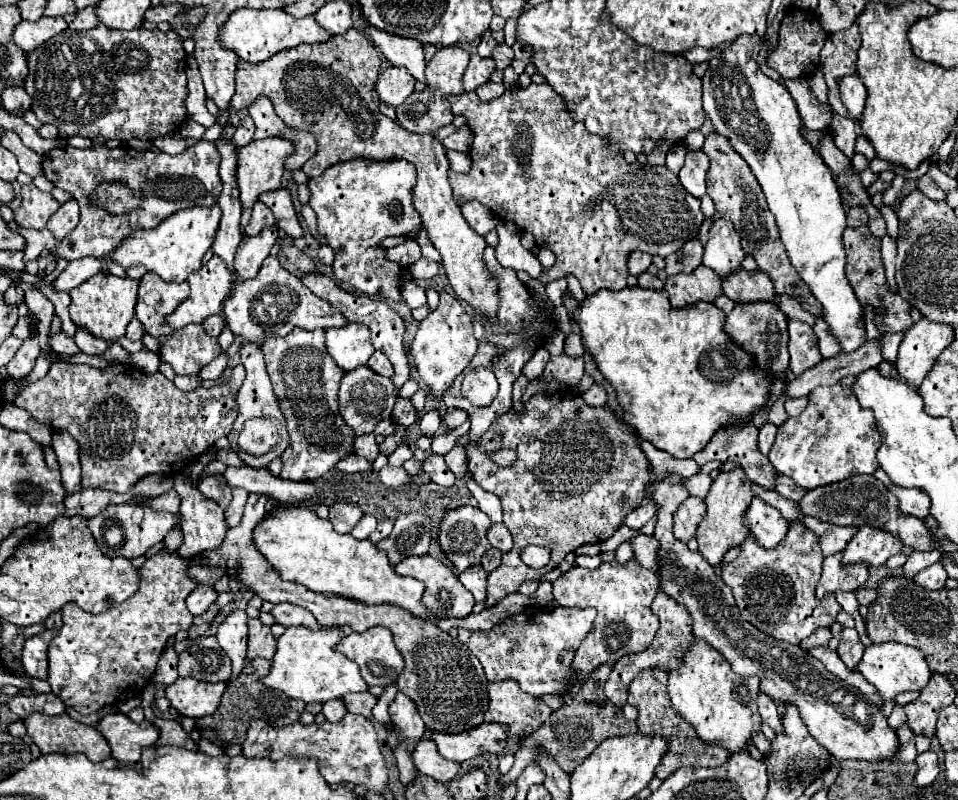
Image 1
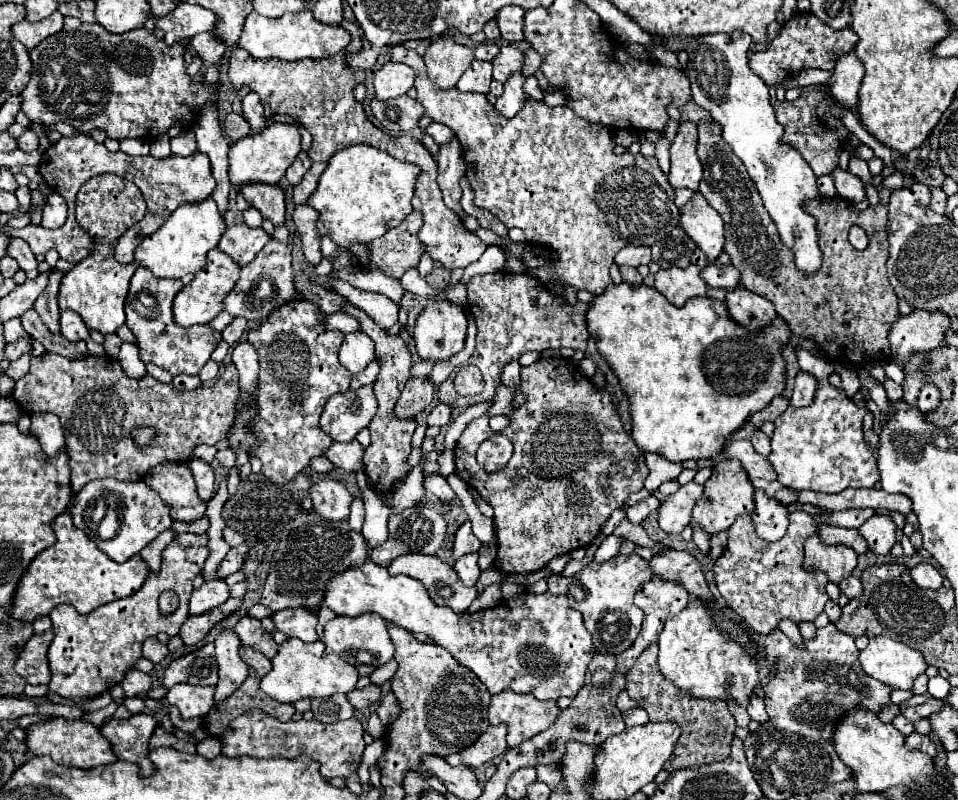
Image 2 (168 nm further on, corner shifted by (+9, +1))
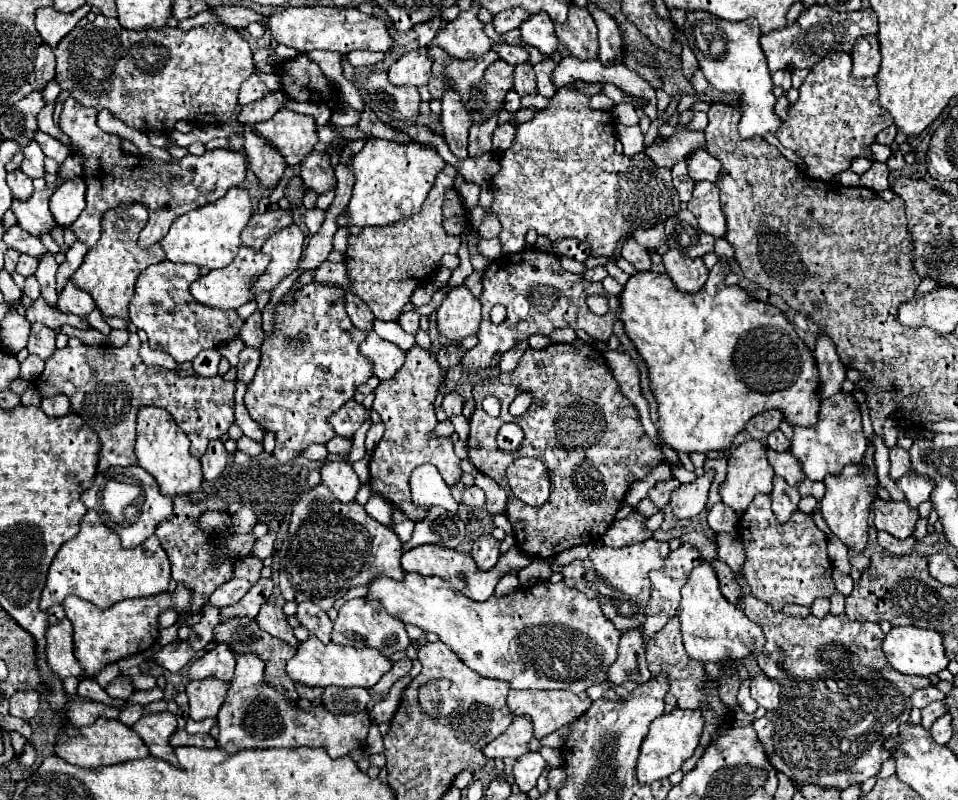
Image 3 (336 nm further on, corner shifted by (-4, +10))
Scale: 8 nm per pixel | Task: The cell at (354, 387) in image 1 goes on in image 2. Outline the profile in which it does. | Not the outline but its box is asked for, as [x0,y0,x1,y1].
[319,387,377,441]

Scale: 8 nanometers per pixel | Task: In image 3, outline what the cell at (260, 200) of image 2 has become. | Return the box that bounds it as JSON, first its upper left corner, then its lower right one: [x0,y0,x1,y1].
[244,128,284,188]

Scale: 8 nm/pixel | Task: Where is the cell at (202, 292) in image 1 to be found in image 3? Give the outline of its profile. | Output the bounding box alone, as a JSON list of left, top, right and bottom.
[190,246,268,310]

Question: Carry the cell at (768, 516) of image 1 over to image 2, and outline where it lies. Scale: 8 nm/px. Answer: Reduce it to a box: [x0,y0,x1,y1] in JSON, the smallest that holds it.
[753,489,789,541]

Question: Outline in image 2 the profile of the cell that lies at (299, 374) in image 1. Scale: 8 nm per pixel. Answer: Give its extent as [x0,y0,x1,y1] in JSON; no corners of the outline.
[247,299,351,483]

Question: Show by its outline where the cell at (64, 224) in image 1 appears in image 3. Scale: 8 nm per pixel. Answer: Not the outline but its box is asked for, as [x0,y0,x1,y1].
[50,180,84,226]

